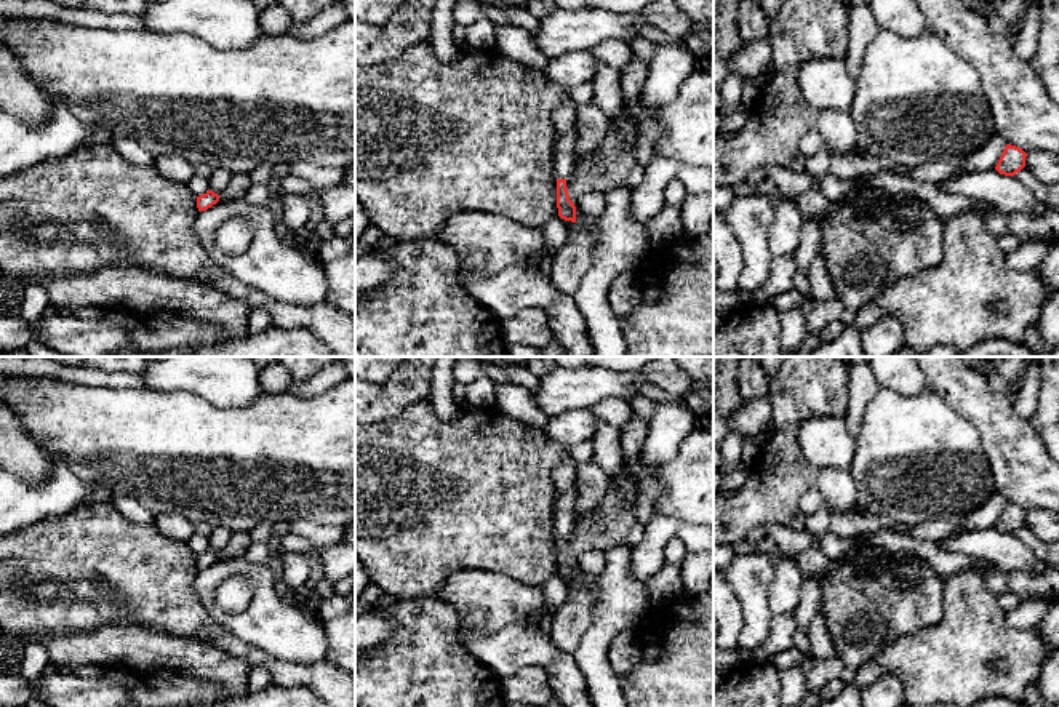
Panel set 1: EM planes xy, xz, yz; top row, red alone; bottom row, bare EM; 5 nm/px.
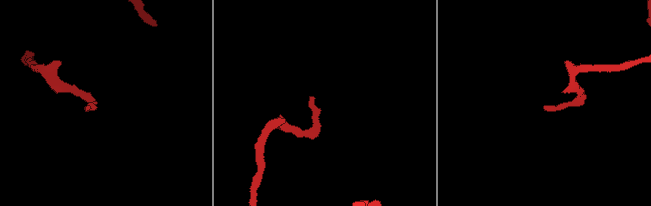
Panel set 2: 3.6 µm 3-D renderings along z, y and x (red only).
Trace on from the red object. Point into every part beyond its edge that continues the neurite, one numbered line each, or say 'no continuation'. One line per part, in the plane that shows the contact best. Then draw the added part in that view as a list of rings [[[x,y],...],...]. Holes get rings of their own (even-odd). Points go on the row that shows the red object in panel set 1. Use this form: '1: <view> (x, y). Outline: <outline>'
1: xz (565, 147). Outline: [[[576,125],[555,139],[553,171],[555,179],[568,179],[576,168]]]

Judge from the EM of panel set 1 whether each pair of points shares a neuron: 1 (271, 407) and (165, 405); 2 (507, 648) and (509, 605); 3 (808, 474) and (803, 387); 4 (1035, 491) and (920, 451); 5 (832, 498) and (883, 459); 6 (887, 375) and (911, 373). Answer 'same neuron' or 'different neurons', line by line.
1: same neuron
2: different neurons
3: same neuron
4: different neurons
5: different neurons
6: same neuron

